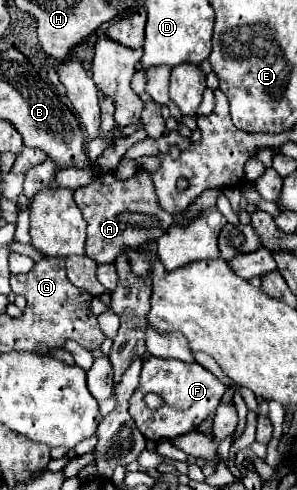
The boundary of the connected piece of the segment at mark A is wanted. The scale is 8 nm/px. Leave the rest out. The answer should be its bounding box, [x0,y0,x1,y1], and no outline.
[75,169,223,263]

